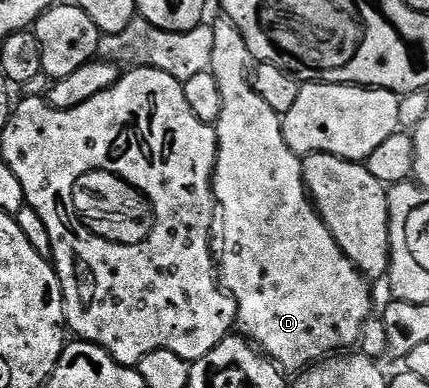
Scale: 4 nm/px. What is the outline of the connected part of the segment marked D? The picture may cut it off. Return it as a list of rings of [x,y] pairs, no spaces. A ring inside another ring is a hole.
[[[218,16],[217,19],[212,19],[211,25],[215,36],[215,49],[211,51],[209,70],[215,76],[215,80],[219,80],[219,90],[223,95],[223,112],[215,124],[217,131],[217,167],[213,170],[213,196],[215,199],[213,256],[219,281],[229,297],[237,301],[237,326],[240,333],[248,338],[254,346],[258,347],[266,358],[273,359],[281,367],[282,371],[290,372],[289,370],[295,370],[294,372],[301,372],[330,355],[348,351],[360,343],[365,323],[369,321],[374,313],[373,294],[369,291],[371,282],[358,270],[356,264],[345,255],[343,248],[339,248],[335,236],[331,236],[327,224],[321,219],[320,212],[313,204],[313,199],[309,197],[309,191],[305,189],[305,177],[301,167],[302,159],[289,147],[283,136],[282,115],[277,114],[275,108],[269,107],[263,101],[263,96],[259,96],[259,92],[255,92],[253,87],[255,59],[247,48],[247,40],[243,40],[239,28],[235,26],[230,18]]]

